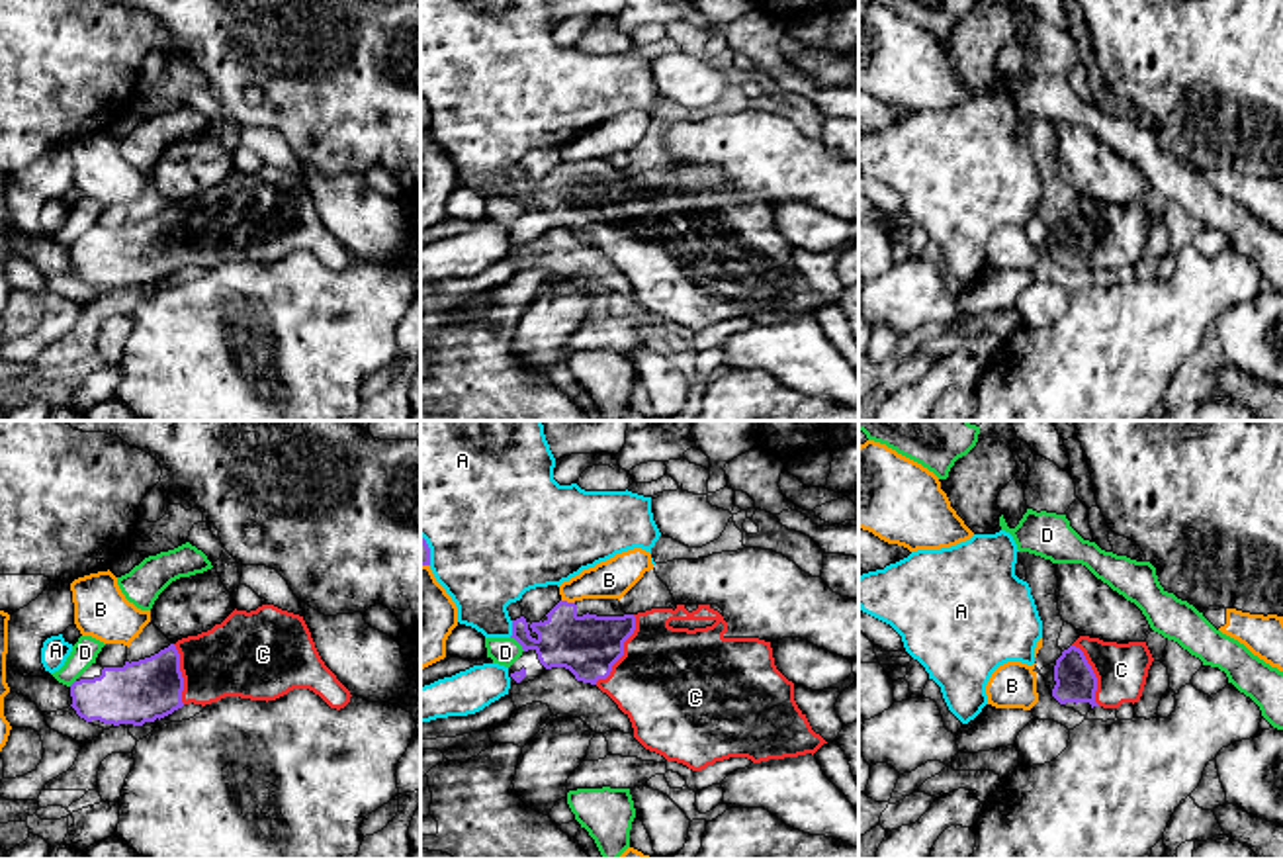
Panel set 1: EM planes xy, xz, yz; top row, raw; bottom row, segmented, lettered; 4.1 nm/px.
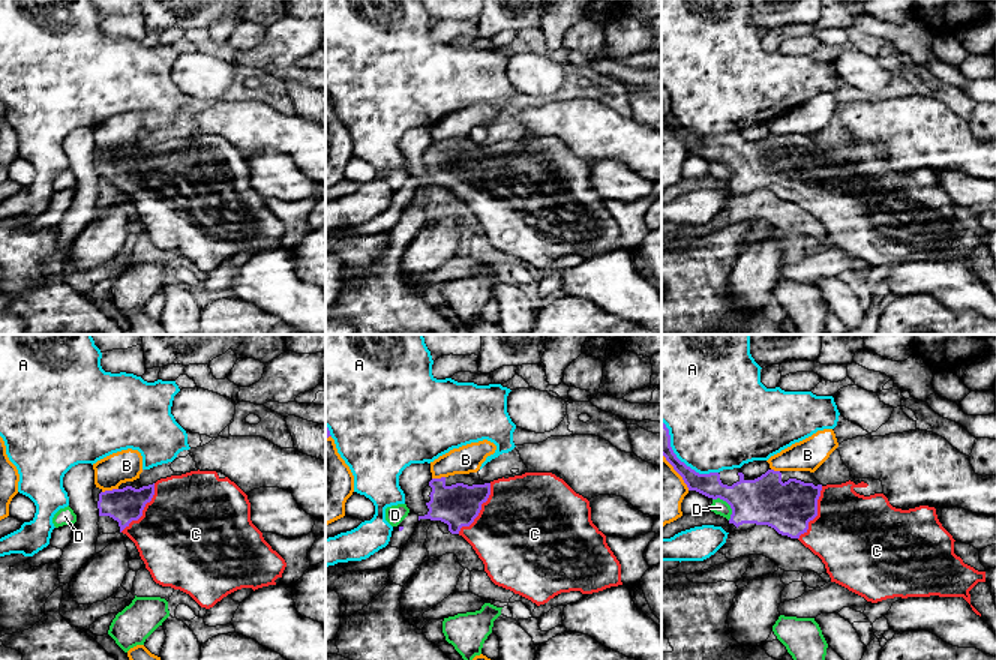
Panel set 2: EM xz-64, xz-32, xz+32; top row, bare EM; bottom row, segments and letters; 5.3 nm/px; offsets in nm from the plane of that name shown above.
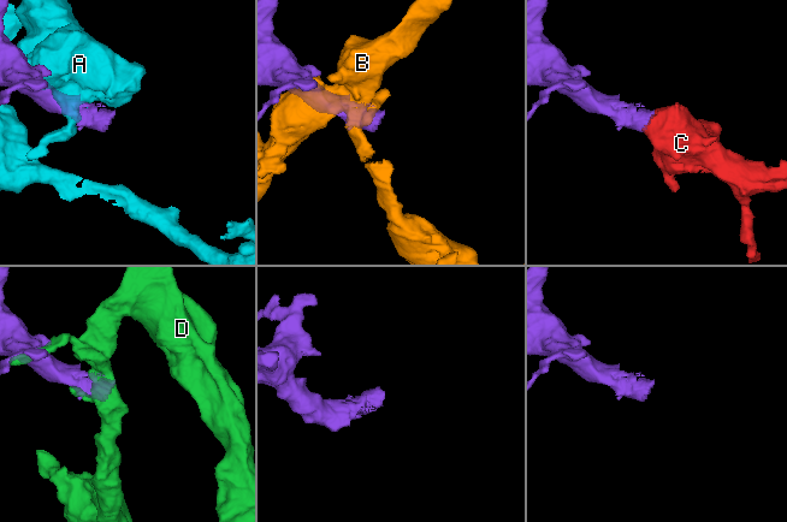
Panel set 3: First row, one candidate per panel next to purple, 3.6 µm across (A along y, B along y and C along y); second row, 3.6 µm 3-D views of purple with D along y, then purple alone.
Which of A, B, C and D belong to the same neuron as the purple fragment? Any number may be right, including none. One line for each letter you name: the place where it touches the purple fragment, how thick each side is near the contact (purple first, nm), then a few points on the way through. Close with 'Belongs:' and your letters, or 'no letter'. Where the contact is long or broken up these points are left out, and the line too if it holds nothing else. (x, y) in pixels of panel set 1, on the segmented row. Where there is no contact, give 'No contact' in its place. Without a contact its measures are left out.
C: Touches purple at xz (622, 652). Thickness 240 nm (purple) against 460 nm. Path across: xz (587, 646), (622, 652), (673, 683)
Belongs: C

